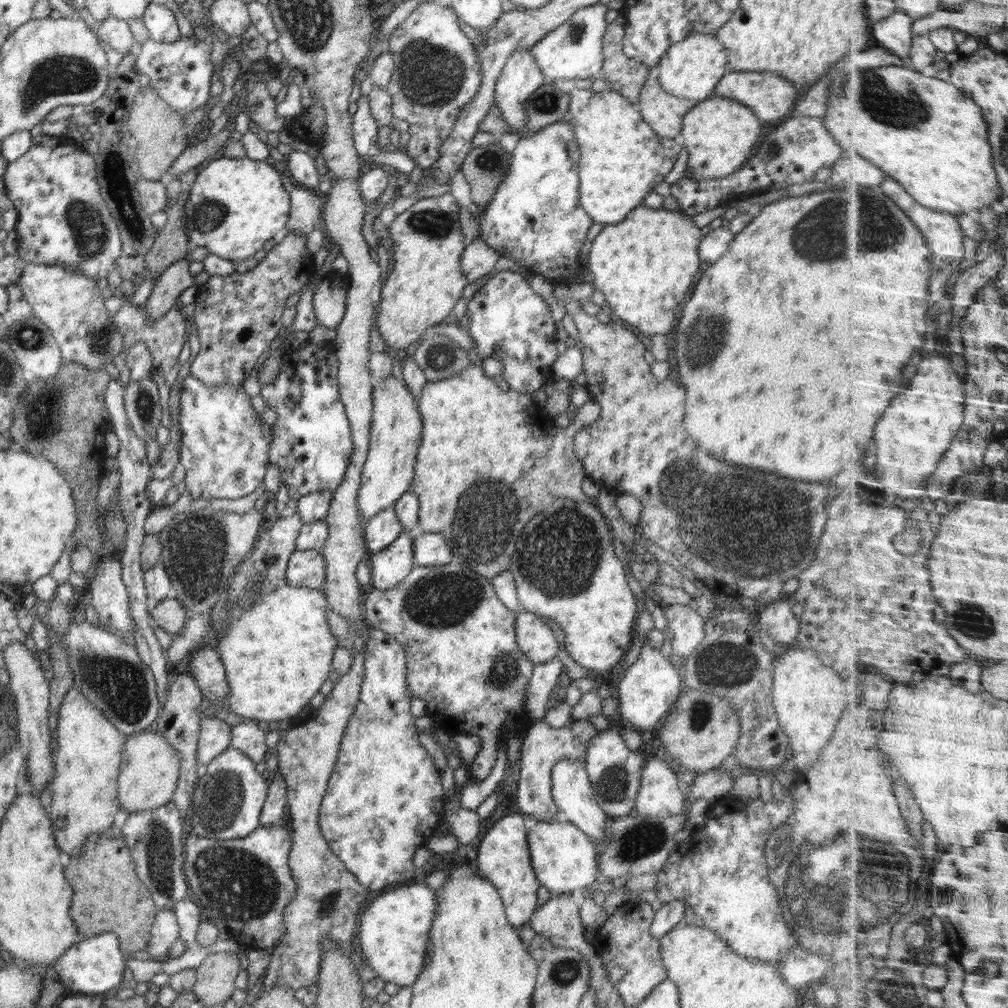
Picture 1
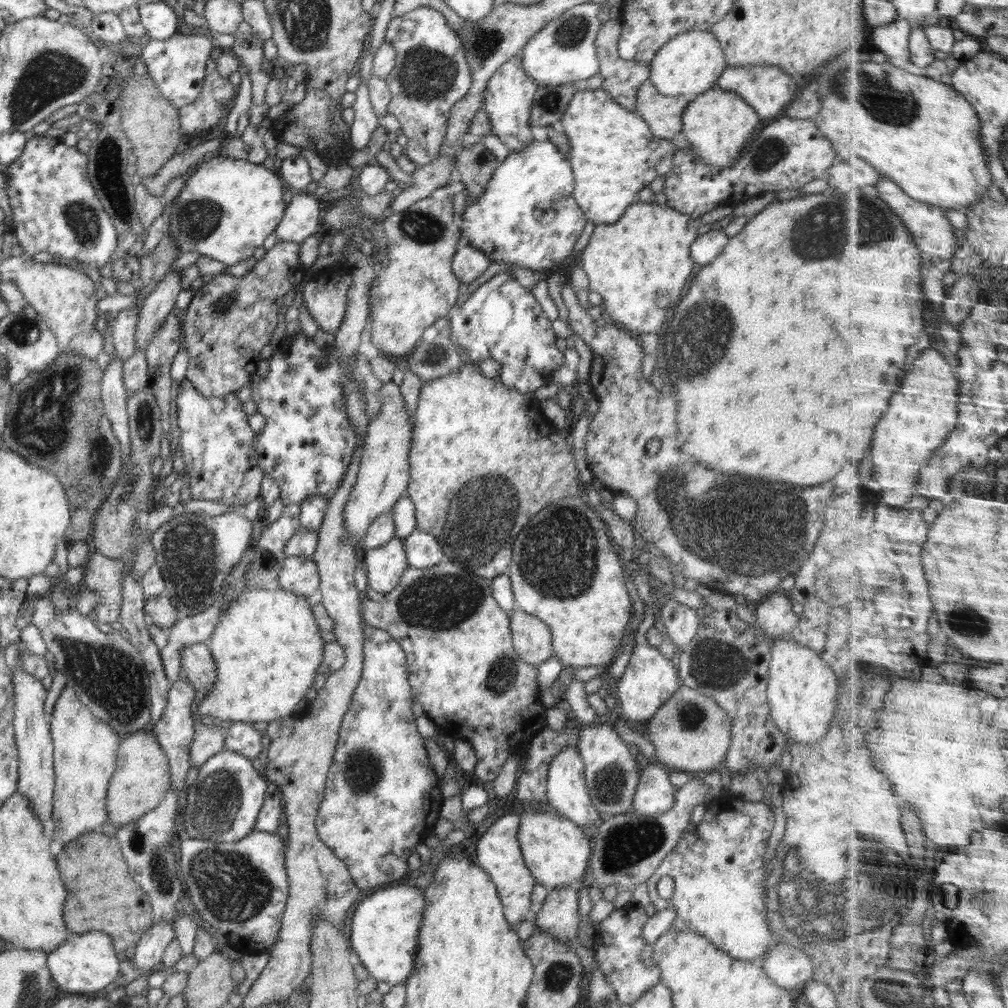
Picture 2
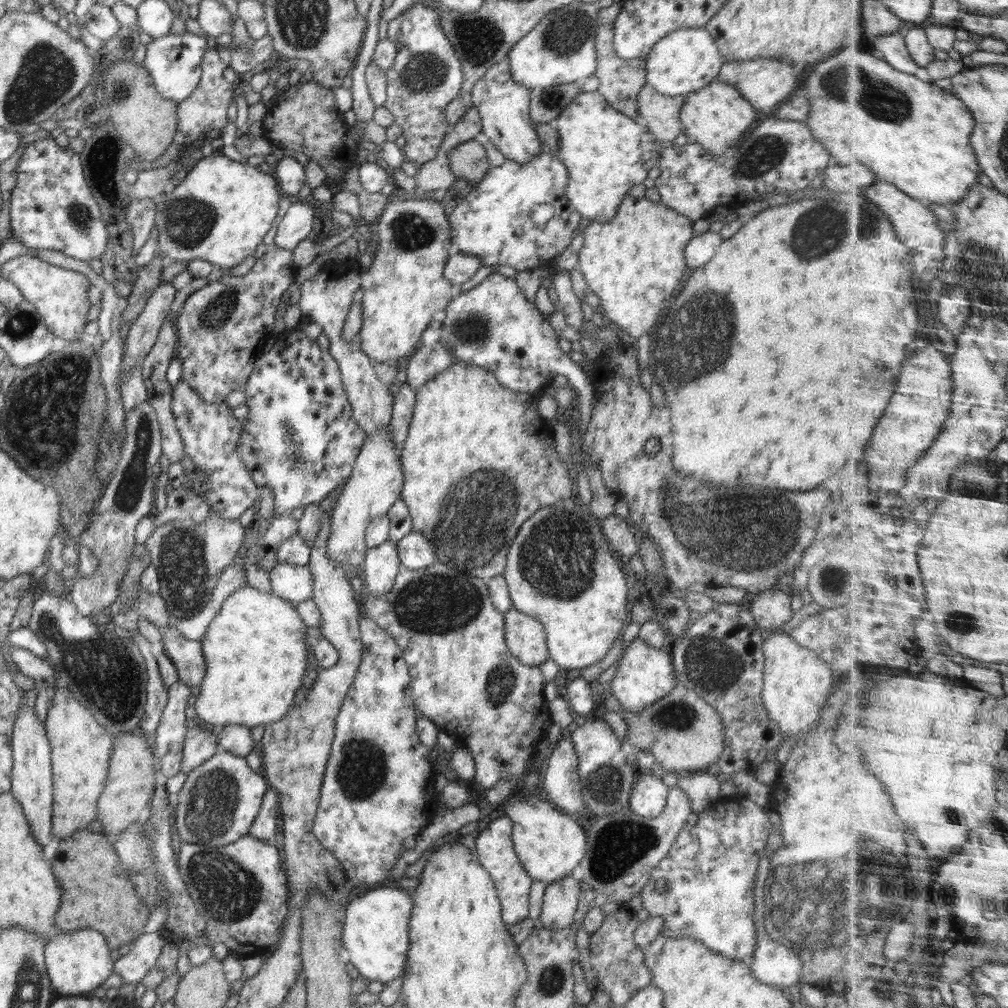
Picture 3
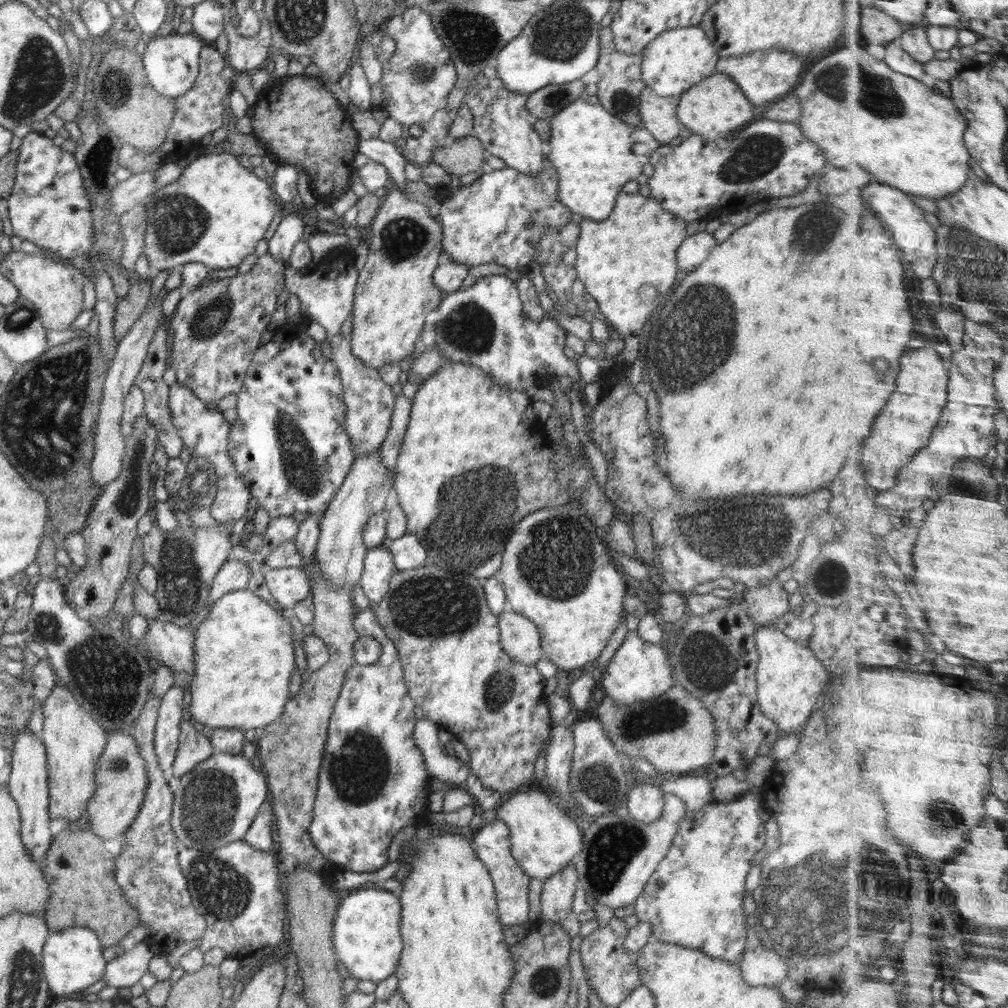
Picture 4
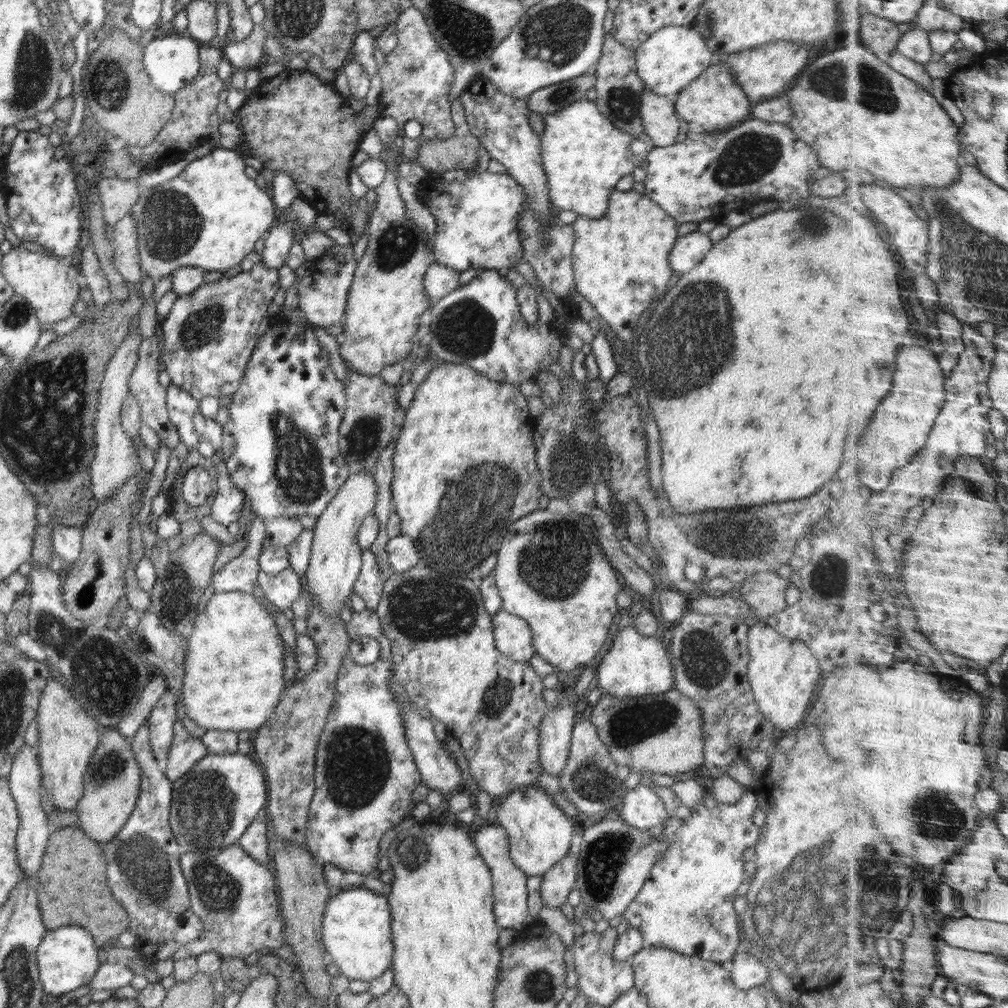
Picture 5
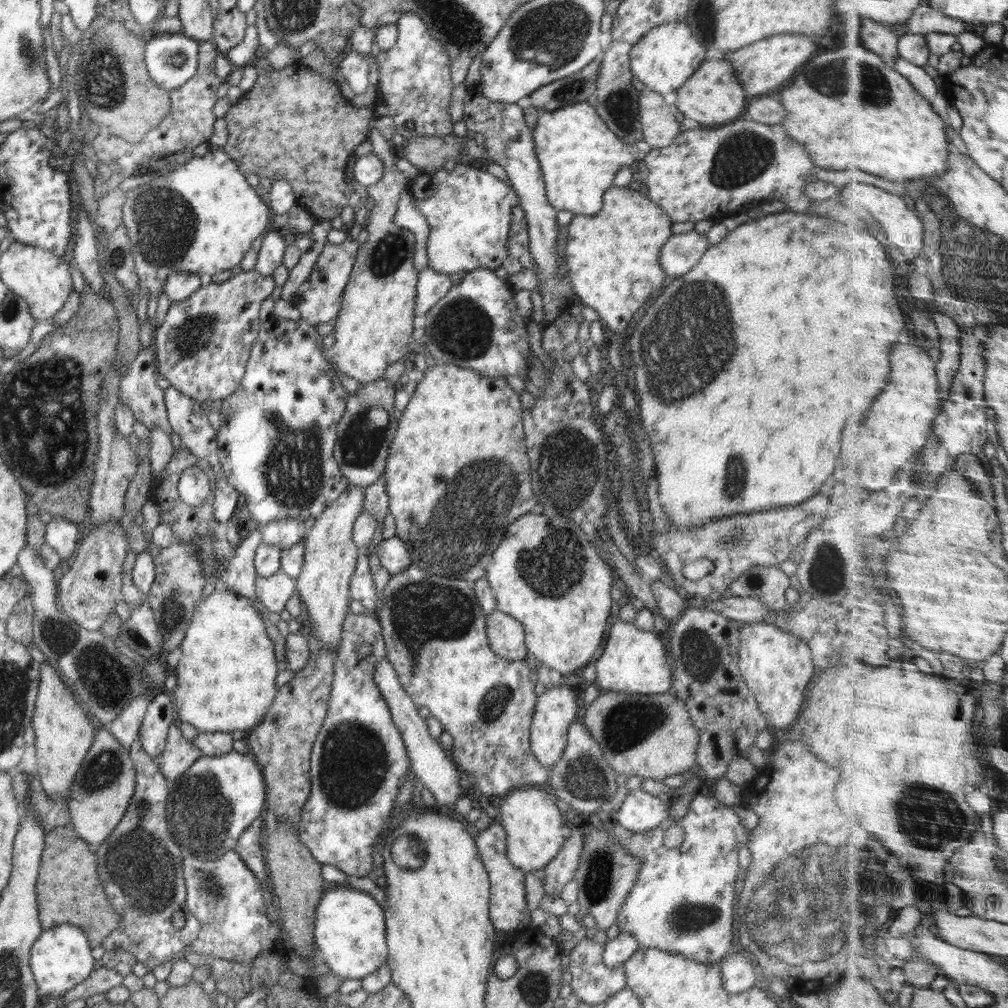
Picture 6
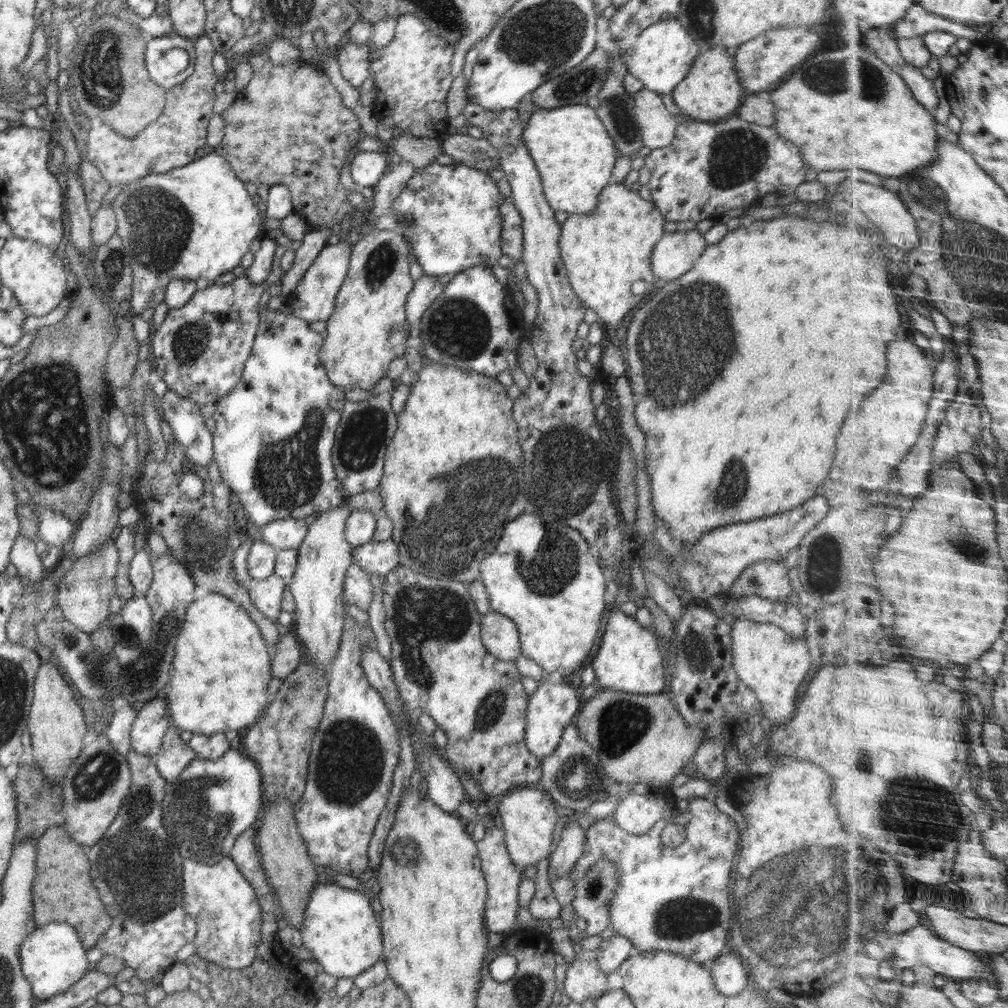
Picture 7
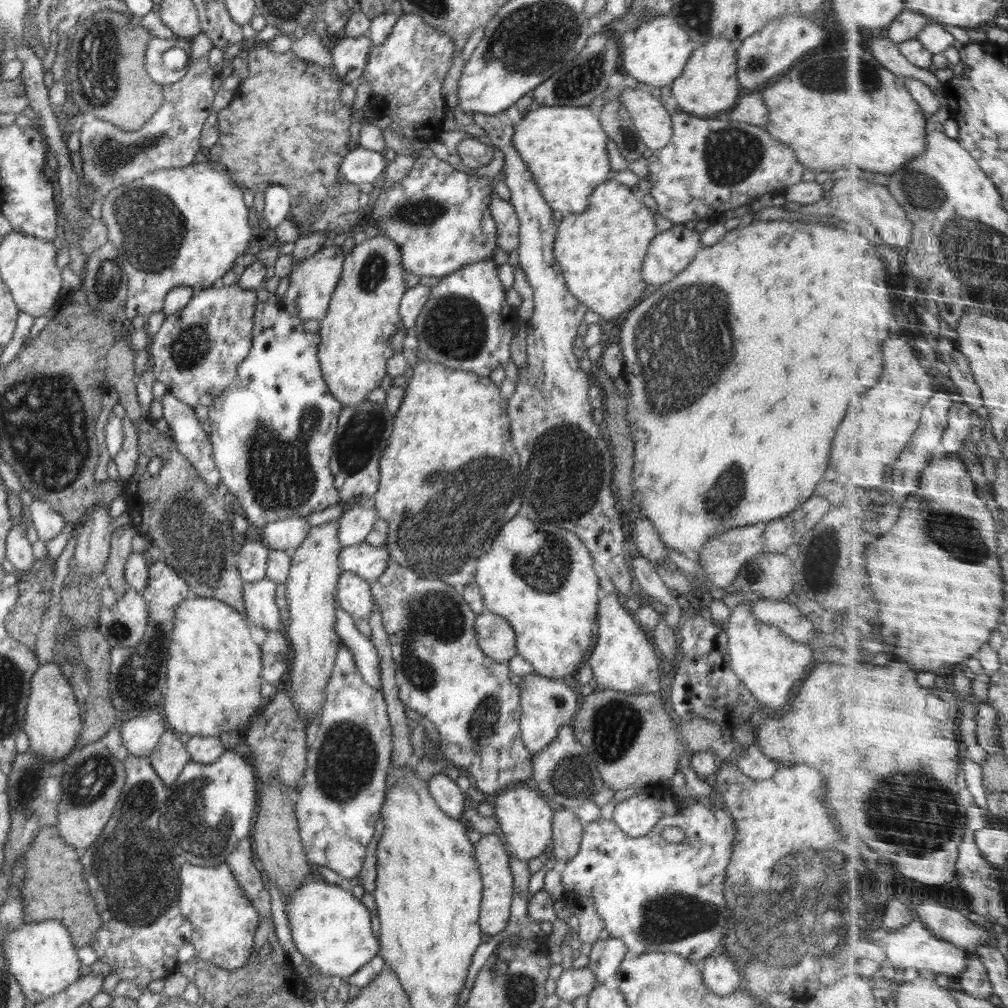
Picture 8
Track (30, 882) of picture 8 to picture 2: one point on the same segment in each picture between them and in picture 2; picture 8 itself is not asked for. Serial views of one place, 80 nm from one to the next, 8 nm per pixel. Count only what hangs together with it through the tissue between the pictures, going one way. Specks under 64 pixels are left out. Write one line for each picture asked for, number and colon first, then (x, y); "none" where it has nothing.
2: (101, 896)
3: (96, 894)
4: (80, 872)
5: (72, 890)
6: (68, 891)
7: (62, 891)

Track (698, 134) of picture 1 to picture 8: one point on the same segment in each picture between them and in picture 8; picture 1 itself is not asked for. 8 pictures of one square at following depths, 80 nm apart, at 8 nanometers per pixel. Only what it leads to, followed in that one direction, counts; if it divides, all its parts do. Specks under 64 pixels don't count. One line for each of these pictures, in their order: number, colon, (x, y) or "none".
2: (716, 125)
3: (716, 115)
4: (716, 108)
5: (714, 100)
6: (713, 96)
7: (710, 91)
8: (708, 85)

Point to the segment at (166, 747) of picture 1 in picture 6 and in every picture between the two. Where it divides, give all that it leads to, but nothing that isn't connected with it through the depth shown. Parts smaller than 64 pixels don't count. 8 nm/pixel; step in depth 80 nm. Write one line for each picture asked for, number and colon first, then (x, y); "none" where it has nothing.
2: (140, 782)
3: (132, 776)
4: (121, 778)
5: (112, 779)
6: (103, 788)

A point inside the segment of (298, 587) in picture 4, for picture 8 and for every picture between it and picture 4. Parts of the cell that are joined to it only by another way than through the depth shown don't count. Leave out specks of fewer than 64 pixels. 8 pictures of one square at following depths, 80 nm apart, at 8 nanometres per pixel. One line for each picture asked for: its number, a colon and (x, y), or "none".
5: (281, 589)
6: (273, 591)
7: (266, 595)
8: (261, 611)

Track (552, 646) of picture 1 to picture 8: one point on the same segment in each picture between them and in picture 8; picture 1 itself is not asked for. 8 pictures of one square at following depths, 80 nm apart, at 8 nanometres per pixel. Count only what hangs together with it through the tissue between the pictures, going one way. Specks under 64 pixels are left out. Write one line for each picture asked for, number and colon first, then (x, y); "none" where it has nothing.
2: (532, 640)
3: (525, 637)
4: (519, 637)
5: (513, 638)
6: (506, 635)
7: (500, 636)
8: (496, 637)

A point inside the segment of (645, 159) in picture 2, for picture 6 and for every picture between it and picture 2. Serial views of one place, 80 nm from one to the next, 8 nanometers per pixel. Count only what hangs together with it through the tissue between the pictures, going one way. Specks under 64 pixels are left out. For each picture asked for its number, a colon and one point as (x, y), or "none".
3: (606, 152)
4: (596, 153)
5: (584, 155)
6: (580, 156)

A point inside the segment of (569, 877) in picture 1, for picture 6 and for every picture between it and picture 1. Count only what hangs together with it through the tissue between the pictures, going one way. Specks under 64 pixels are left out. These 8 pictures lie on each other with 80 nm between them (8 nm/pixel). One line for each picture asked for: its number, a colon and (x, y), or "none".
2: (556, 850)
3: (549, 843)
4: (544, 838)
5: (540, 834)
6: (536, 828)

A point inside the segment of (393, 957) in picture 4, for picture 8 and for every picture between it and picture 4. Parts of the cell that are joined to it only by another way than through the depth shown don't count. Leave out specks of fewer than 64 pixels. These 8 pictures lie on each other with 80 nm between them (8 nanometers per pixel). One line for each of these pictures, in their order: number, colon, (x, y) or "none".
5: (356, 932)
6: (350, 933)
7: (340, 928)
8: (331, 928)

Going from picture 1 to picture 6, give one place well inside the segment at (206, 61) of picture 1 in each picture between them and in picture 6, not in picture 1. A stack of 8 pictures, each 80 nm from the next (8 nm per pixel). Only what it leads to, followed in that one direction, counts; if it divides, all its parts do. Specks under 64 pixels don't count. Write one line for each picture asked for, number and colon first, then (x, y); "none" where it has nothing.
2: (177, 67)
3: (174, 62)
4: (171, 62)
5: (171, 63)
6: (158, 50)

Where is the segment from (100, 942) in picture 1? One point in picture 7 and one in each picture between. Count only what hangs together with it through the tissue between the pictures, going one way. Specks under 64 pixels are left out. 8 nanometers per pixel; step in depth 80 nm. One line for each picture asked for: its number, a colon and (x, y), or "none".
2: (86, 963)
3: (77, 962)
4: (72, 960)
5: (67, 957)
6: (61, 957)
7: (52, 957)

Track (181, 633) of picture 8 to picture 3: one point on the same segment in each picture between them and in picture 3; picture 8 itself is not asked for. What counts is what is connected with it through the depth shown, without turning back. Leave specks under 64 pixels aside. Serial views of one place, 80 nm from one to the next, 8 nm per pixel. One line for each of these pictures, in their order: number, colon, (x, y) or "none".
3: (256, 658)
4: (244, 657)
5: (234, 677)
6: (226, 675)
7: (222, 668)

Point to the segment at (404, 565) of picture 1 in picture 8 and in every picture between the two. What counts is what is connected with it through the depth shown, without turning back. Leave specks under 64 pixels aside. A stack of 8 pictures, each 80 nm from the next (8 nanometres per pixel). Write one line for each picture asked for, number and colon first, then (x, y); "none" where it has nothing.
2: (384, 566)
3: (381, 566)
4: (378, 569)
5: (370, 584)
6: (362, 587)
7: (358, 590)
8: (354, 596)

